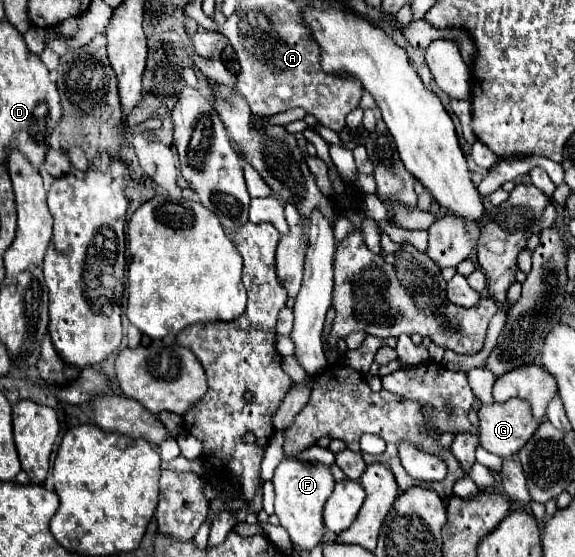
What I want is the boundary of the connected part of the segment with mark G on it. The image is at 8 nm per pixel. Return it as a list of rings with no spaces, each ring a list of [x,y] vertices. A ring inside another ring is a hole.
[[[508,400],[506,404],[492,404],[492,406],[480,406],[480,424],[478,424],[478,436],[480,436],[480,444],[482,448],[486,448],[488,452],[500,456],[500,458],[512,458],[528,440],[530,436],[536,432],[538,422],[534,422],[530,408],[524,400]]]

